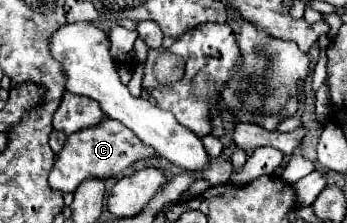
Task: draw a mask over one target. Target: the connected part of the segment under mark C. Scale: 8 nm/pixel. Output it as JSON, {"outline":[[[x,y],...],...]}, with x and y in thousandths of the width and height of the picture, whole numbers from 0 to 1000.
{"outline":[[[303,525],[285,561],[216,587],[210,605],[193,614],[193,632],[187,632],[176,686],[164,695],[159,740],[141,776],[141,830],[176,865],[216,865],[222,839],[251,803],[308,812],[331,785],[343,785],[349,767],[360,767],[389,722],[435,713],[435,704],[452,704],[447,668],[412,650],[372,570],[349,561],[343,543],[326,543],[320,525]]]}

